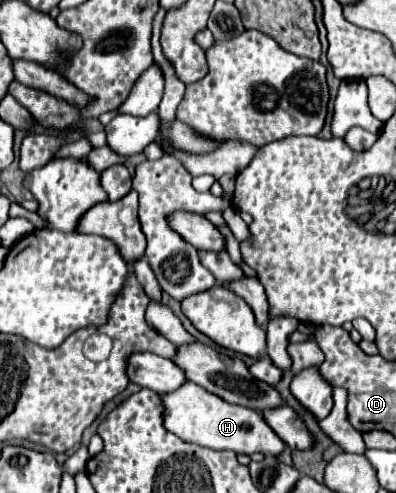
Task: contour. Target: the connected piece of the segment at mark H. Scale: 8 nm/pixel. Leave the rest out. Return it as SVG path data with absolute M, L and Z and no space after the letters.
M182 383L180 389L170 391L160 395L162 399L162 419L164 419L164 427L178 435L180 439L188 441L188 443L196 443L202 447L210 447L210 449L230 449L234 453L270 453L270 455L278 455L284 451L284 443L280 441L280 437L276 437L276 433L272 433L272 429L266 425L266 421L260 417L260 413L256 413L254 409L242 407L242 405L232 405L226 403L224 399L216 397L214 393L208 393L204 387L196 385L196 383Z

